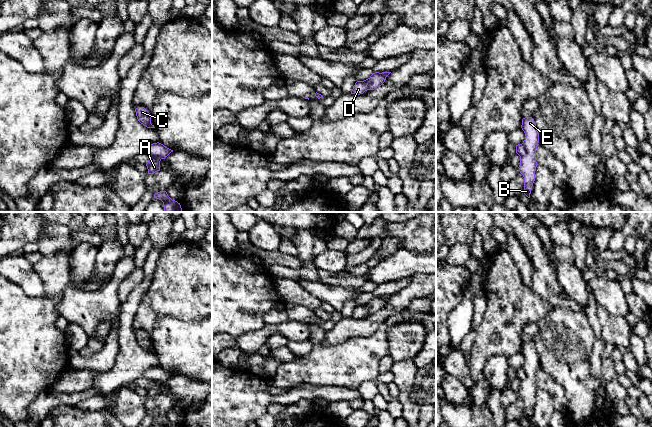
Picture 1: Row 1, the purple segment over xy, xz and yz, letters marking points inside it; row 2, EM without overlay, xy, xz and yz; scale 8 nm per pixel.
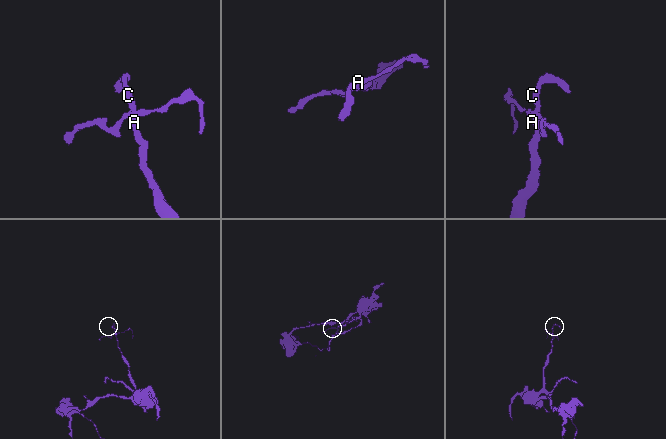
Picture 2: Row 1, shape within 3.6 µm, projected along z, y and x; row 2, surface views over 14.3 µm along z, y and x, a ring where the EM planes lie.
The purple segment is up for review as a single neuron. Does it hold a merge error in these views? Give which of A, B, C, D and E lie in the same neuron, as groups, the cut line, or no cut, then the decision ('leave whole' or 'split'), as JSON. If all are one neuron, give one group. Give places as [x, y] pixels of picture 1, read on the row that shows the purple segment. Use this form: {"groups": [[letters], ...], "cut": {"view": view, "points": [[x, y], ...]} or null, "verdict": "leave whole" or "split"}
{"groups": [["A", "B", "C", "E"], ["D"]], "cut": {"view": "yz", "points": [[522, 143], [525, 153], [520, 157]]}, "verdict": "split"}

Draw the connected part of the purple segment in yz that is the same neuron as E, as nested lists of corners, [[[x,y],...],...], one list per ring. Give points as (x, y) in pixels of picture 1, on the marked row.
[[[532,117],[523,118],[521,128],[526,136],[522,143],[526,148],[526,154],[520,157],[520,165],[518,168],[524,177],[524,194],[530,198],[537,167],[536,149],[539,143],[539,133]]]

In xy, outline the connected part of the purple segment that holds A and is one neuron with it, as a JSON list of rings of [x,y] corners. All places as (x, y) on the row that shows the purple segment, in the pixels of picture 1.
[[[156,156],[149,157],[148,163],[146,164],[148,174],[153,174],[160,171],[160,161],[161,159]]]

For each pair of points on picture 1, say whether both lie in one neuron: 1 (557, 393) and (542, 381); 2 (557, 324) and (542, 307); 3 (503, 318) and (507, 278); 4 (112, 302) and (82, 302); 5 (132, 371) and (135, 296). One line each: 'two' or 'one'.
1: one
2: two
3: one
4: one
5: one

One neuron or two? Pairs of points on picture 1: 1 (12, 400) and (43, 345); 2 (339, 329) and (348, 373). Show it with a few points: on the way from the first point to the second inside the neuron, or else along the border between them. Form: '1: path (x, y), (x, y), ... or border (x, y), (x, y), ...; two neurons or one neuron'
1: path (12, 386), (12, 376), (29, 359); one neuron
2: border (365, 336), (352, 336), (336, 344), (321, 342); two neurons

